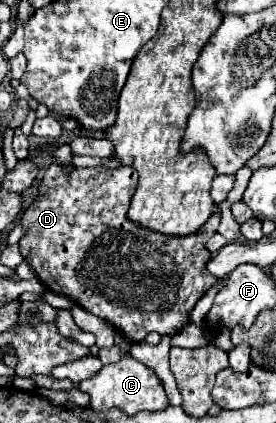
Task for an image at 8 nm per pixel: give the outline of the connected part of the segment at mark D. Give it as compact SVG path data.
M54 161L40 181L38 195L18 219L18 225L26 227L26 235L18 241L20 253L42 285L46 285L44 289L64 295L96 317L112 323L124 339L132 343L142 341L150 331L158 331L160 335L174 333L186 323L188 311L196 301L216 283L216 279L206 273L206 263L212 257L206 249L206 241L216 233L220 223L220 215L214 213L198 233L188 237L160 235L142 229L126 219L136 185L138 173L132 167L78 169L62 167Z

